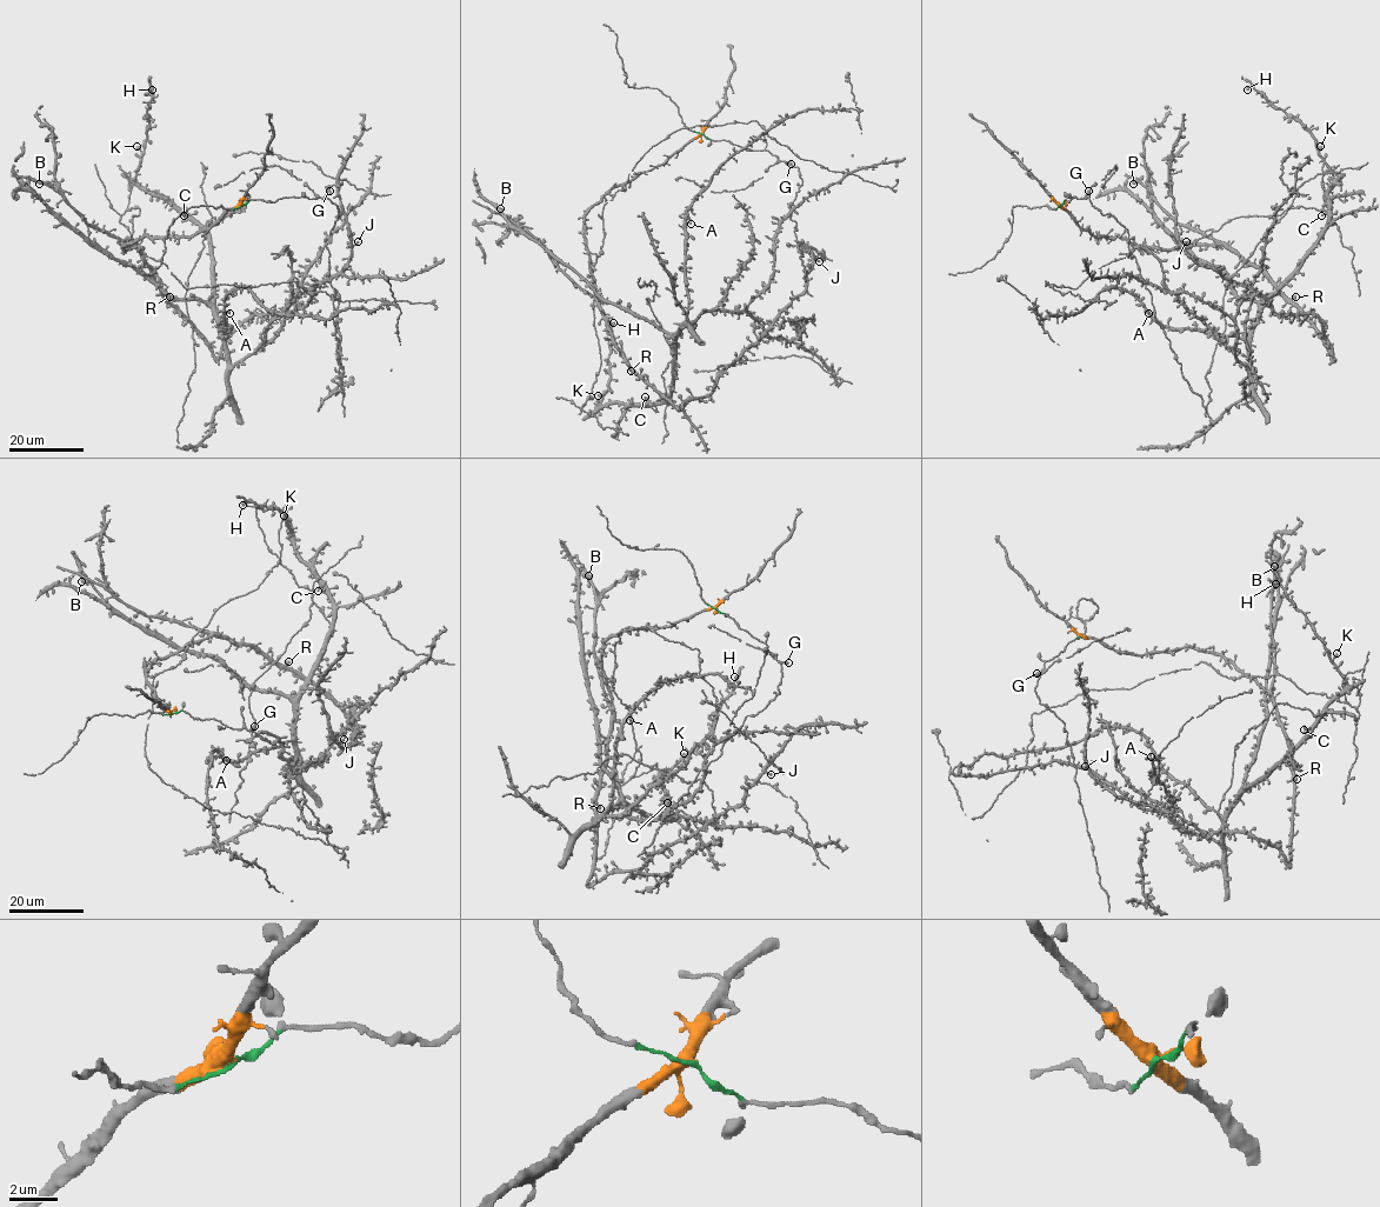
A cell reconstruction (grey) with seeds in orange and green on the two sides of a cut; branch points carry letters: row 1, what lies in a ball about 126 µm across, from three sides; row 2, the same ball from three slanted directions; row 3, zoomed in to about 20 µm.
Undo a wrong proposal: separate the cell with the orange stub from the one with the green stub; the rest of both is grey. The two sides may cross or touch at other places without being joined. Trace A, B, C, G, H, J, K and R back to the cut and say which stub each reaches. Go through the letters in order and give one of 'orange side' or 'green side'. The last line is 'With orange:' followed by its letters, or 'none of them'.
A: green side
B: orange side
C: green side
G: green side
H: green side
J: orange side
K: green side
R: orange side
With orange: B, J, R

